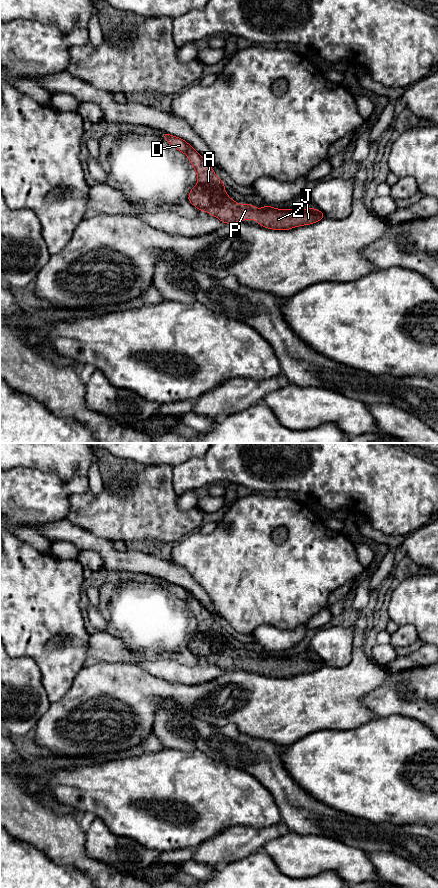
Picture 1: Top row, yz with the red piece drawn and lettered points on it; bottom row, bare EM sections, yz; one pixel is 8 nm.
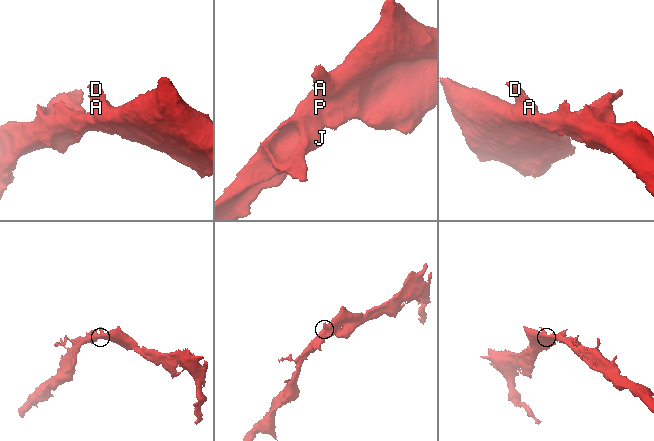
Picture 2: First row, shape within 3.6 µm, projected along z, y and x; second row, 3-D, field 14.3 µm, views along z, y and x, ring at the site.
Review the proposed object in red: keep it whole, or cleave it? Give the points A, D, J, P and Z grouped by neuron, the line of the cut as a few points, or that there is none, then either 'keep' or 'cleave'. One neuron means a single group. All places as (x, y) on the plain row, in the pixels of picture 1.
A D J P Z; no cut; keep

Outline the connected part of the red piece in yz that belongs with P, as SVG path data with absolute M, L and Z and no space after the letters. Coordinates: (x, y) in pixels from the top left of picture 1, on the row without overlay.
M163 581L162 585L187 603L197 621L198 632L191 637L188 649L200 659L207 659L210 663L216 664L222 671L229 672L252 667L269 677L288 678L301 673L313 672L325 665L323 660L315 656L275 657L265 653L257 657L254 653L237 652L228 645L223 629L215 623L212 615L190 592L167 581Z

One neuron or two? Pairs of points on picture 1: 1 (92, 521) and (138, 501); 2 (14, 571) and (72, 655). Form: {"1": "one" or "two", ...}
{"1": "one", "2": "one"}

